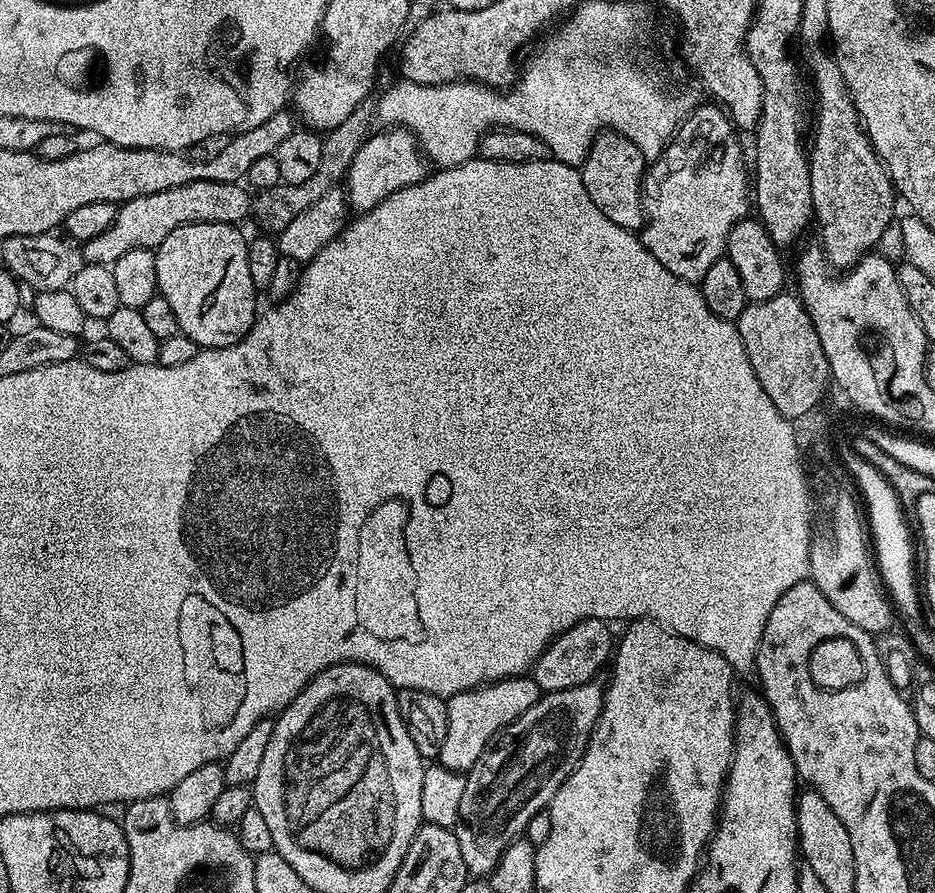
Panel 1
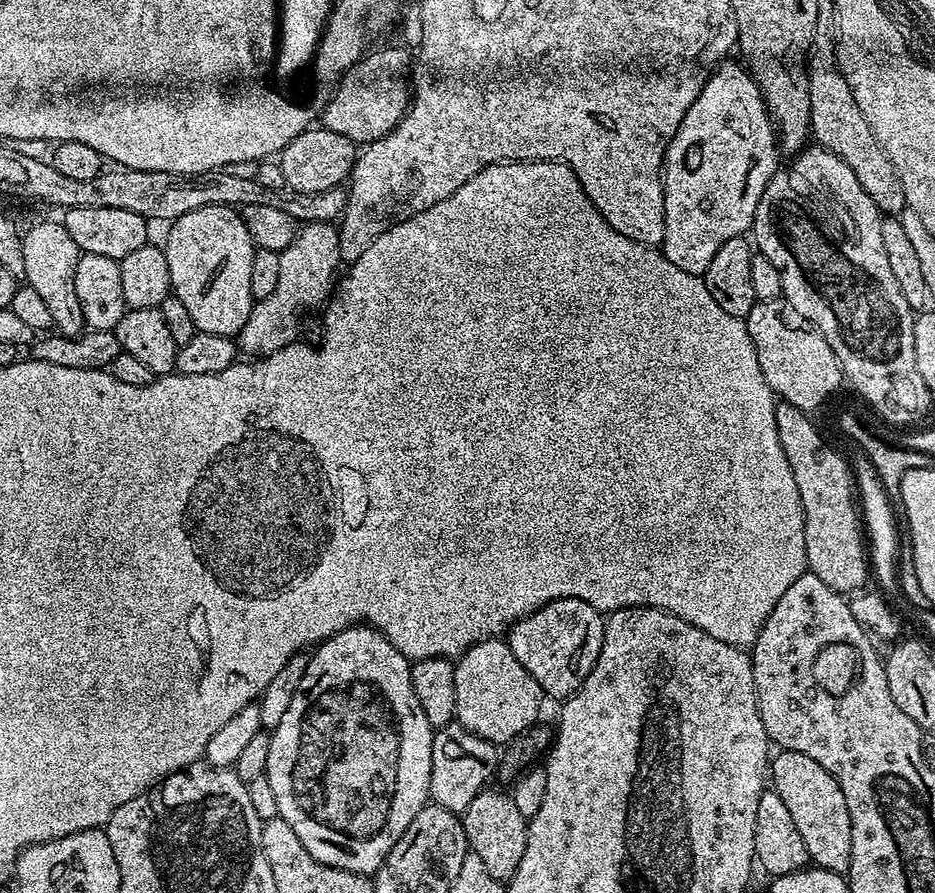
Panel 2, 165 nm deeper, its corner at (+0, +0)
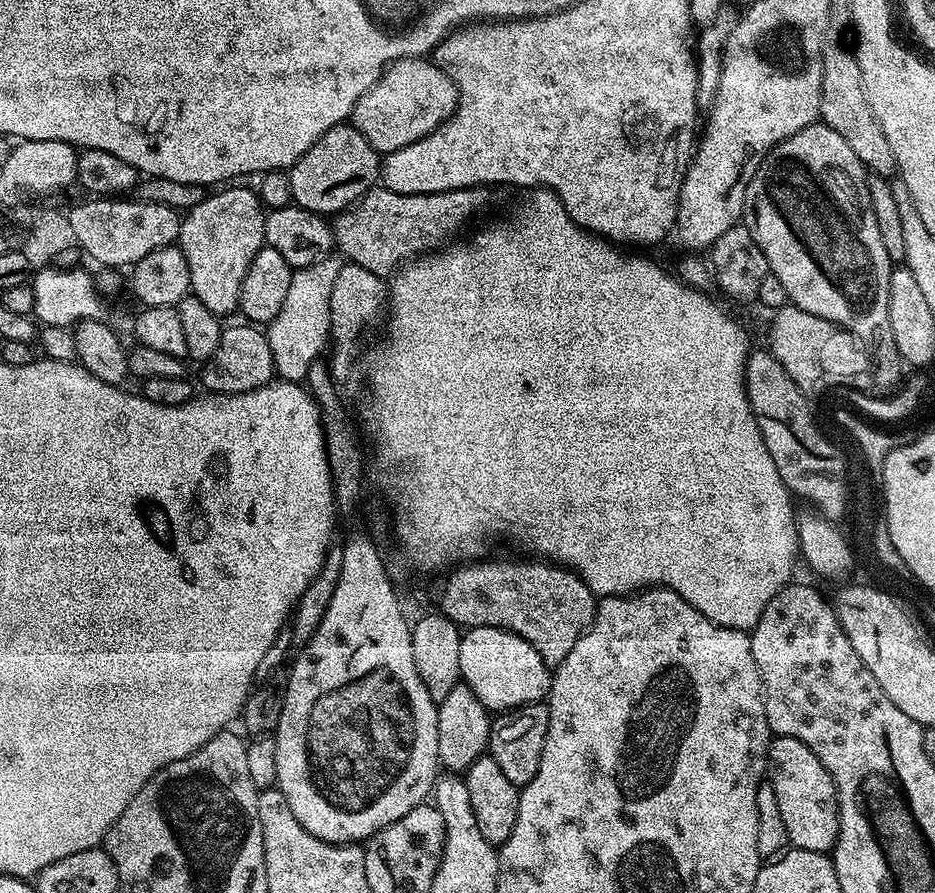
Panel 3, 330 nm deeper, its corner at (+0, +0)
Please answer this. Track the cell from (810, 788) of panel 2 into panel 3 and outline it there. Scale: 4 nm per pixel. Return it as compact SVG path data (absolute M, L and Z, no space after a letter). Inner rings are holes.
M777 736L768 745L767 783L774 786L778 810L786 826L791 847L815 852L831 853L840 833L840 807L836 797L836 783L830 778L826 766L814 758L814 750L798 738Z

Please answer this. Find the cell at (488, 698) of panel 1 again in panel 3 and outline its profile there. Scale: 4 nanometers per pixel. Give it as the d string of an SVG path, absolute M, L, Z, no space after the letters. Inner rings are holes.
M494 626L470 628L461 635L458 666L461 681L474 690L478 702L492 714L509 712L523 704L541 703L552 688L552 672L542 654L526 638Z

